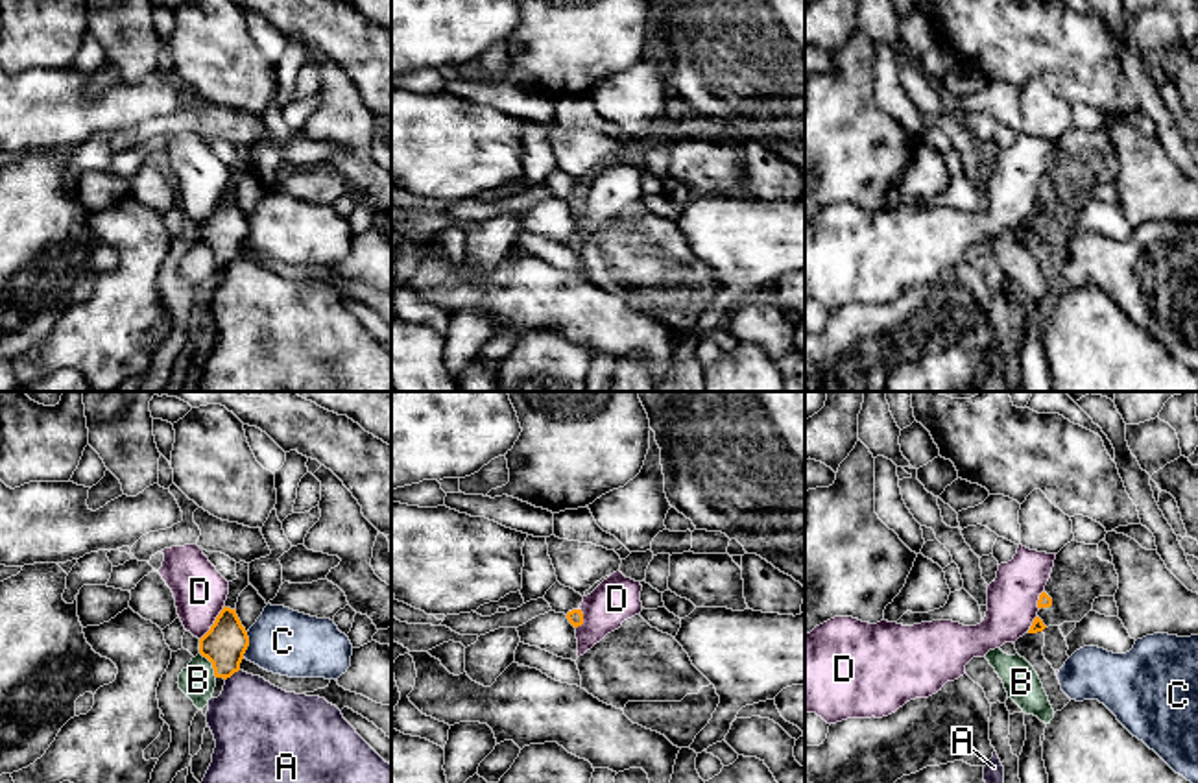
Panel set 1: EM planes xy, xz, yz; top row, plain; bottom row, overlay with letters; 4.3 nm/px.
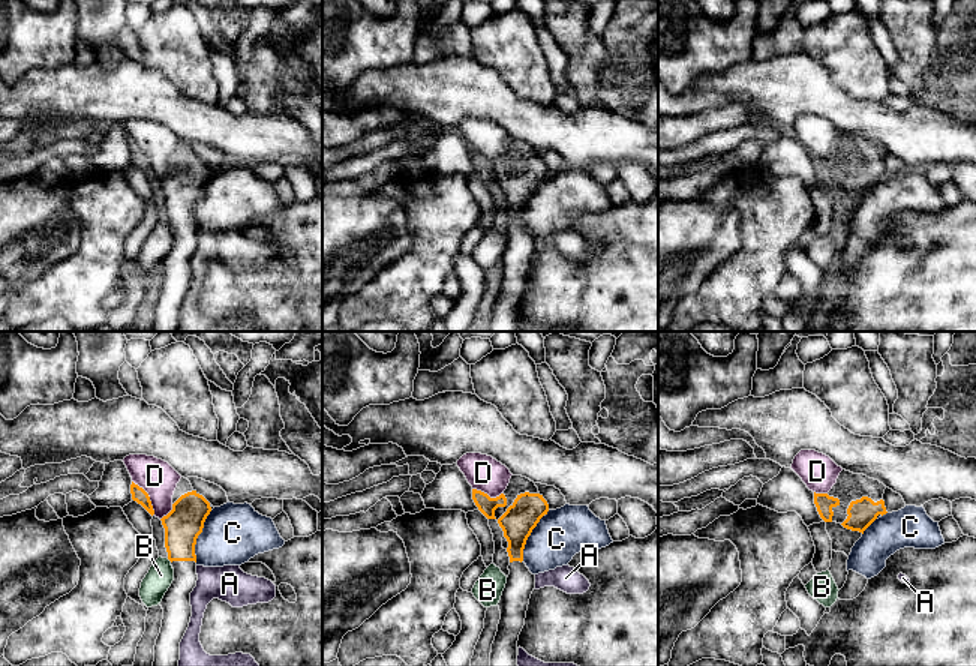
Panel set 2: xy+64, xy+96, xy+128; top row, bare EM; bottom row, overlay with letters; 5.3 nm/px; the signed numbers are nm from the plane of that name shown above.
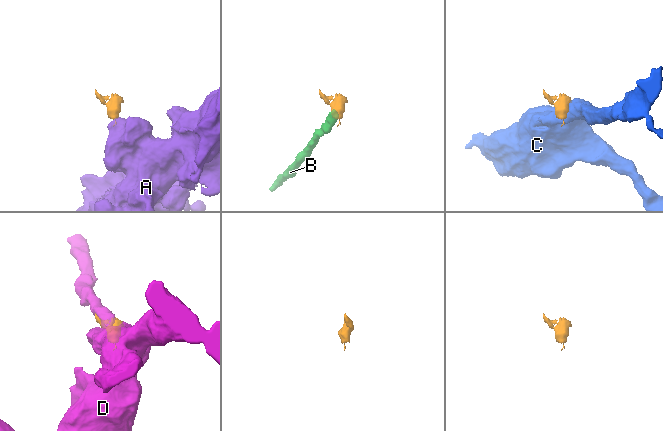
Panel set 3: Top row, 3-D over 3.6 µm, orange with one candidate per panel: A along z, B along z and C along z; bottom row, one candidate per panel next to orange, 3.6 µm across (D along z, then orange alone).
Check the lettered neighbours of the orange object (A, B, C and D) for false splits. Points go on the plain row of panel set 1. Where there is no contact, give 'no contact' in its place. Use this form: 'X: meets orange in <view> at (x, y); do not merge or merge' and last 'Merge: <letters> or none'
A: meets orange in xy at (231, 261); do not merge
B: meets orange in xy at (213, 252); do not merge
C: meets orange in xy at (248, 231); do not merge
D: meets orange in xy at (215, 209); do not merge
Merge: none

